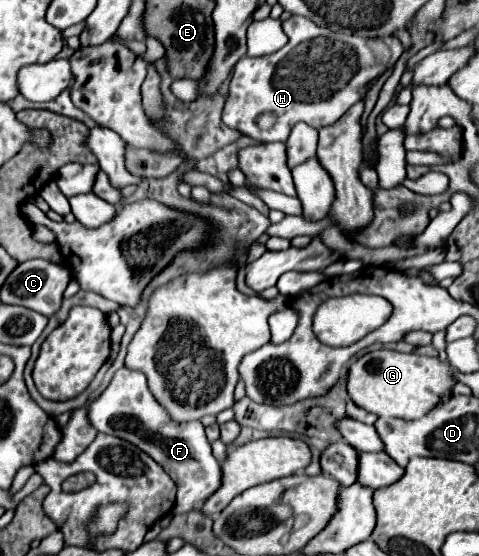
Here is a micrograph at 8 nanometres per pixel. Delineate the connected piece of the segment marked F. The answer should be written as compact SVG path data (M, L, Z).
M120 368L110 386L90 404L88 418L98 432L120 436L136 444L170 474L178 486L174 514L192 512L220 488L222 468L212 456L210 444L204 436L204 426L200 422L176 424L168 420L168 414L160 408L160 404L156 404L152 392L148 390L146 376L142 372Z

